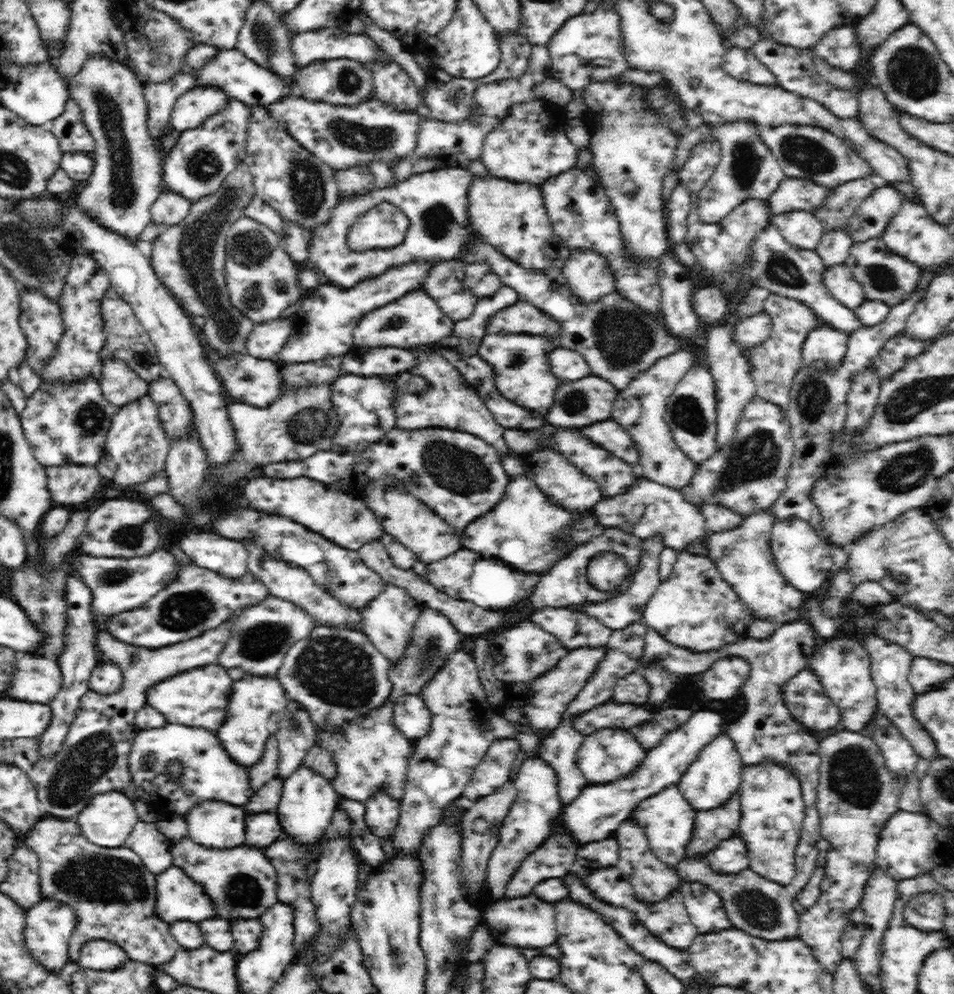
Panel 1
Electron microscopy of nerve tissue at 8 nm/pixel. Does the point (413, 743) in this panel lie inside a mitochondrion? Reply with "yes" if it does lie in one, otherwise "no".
no

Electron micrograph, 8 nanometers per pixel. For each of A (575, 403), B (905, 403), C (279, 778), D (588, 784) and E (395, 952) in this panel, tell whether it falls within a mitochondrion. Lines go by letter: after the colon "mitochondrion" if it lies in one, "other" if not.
A: mitochondrion
B: mitochondrion
C: other
D: other
E: mitochondrion

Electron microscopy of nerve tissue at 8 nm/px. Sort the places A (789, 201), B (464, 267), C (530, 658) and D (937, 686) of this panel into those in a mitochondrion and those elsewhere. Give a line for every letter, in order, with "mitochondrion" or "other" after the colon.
A: other
B: other
C: mitochondrion
D: other

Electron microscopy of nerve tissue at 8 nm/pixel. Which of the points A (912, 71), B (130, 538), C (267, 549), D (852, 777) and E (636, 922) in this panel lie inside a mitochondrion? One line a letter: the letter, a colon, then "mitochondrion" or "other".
A: mitochondrion
B: mitochondrion
C: other
D: mitochondrion
E: other

